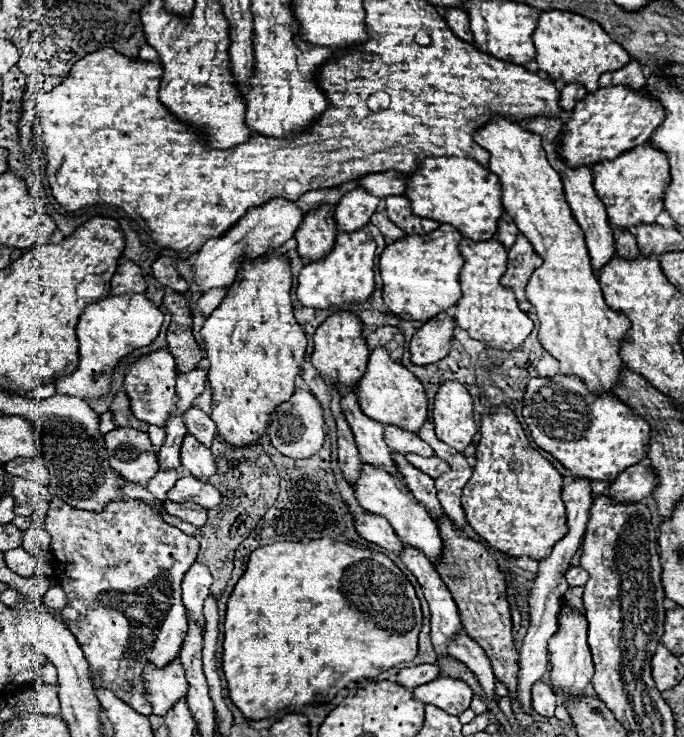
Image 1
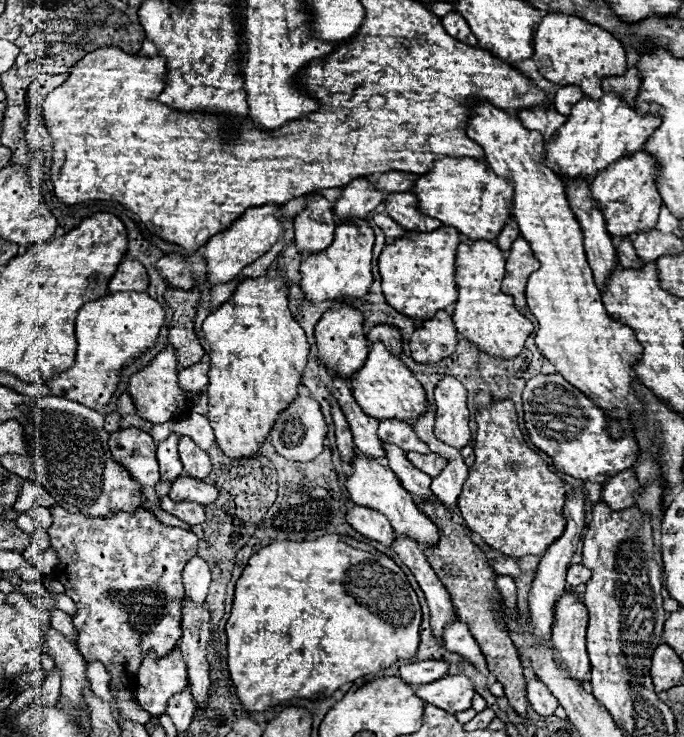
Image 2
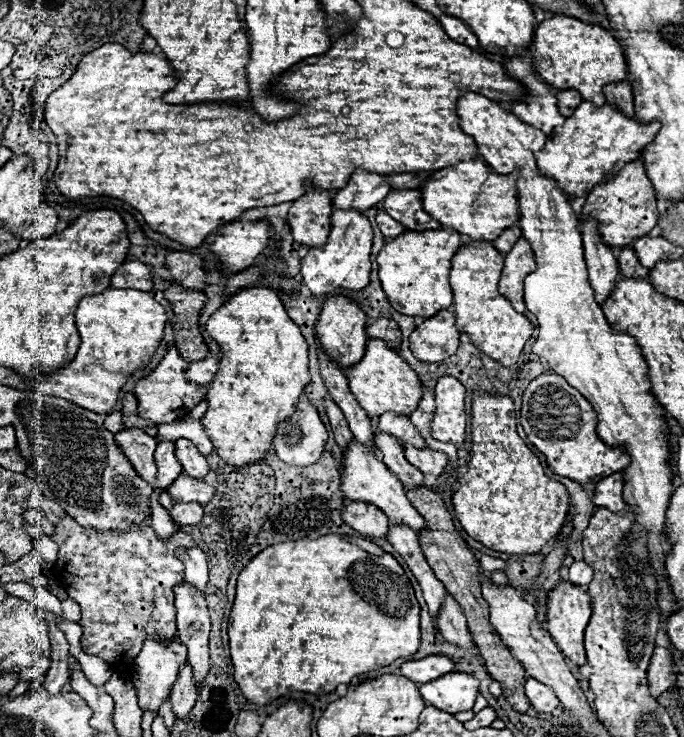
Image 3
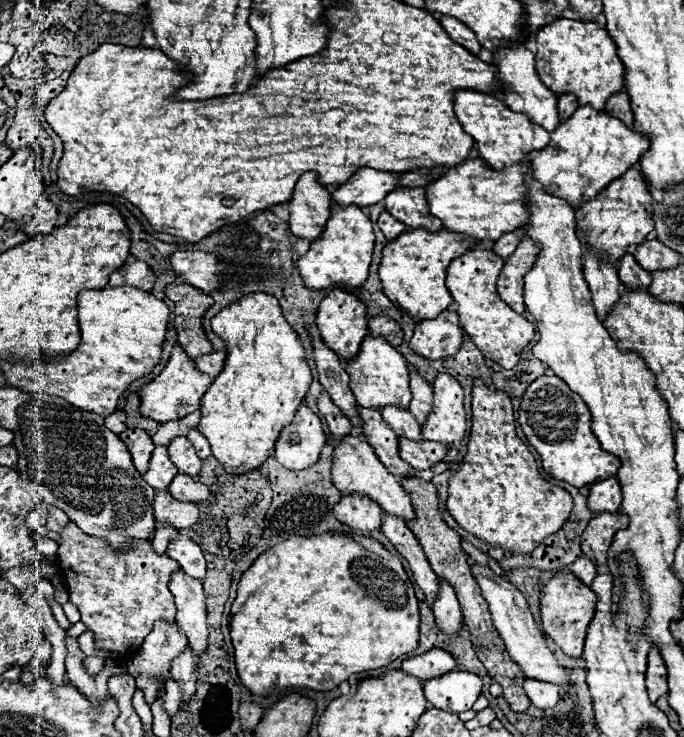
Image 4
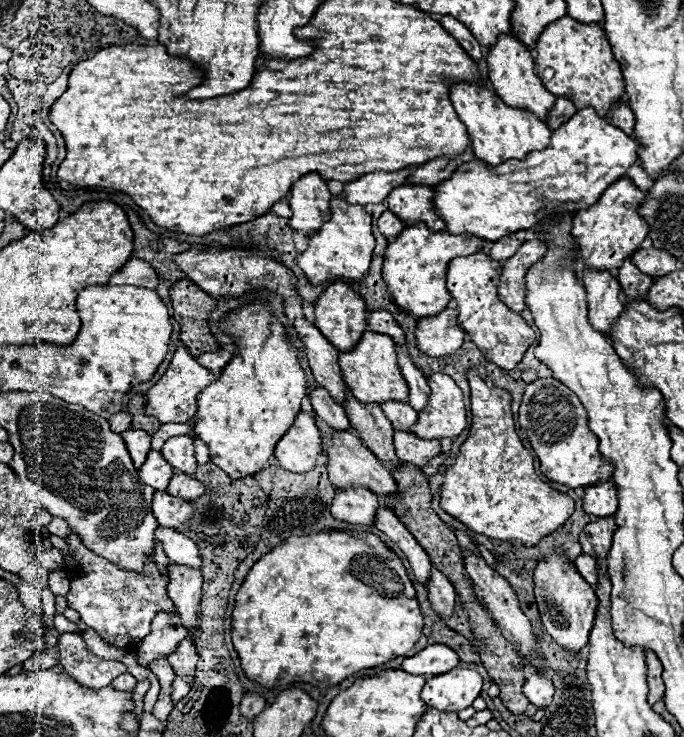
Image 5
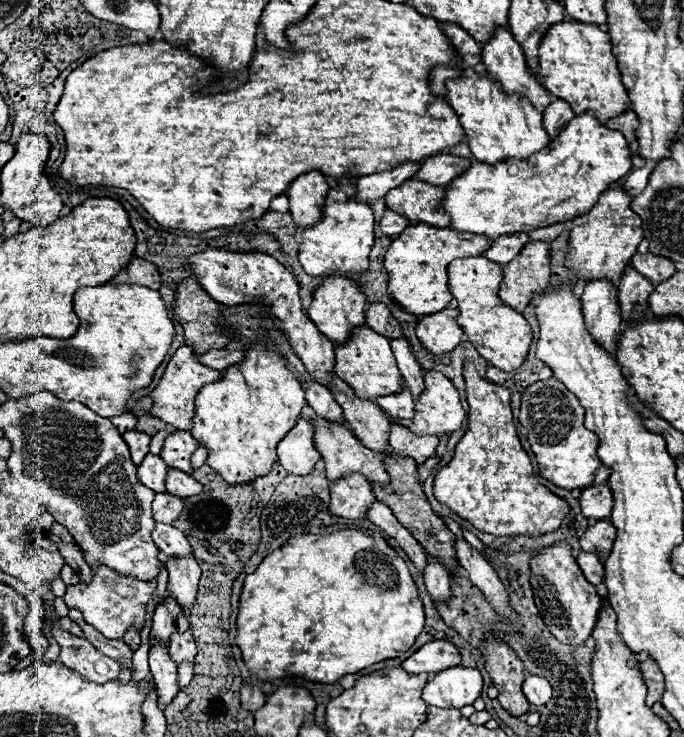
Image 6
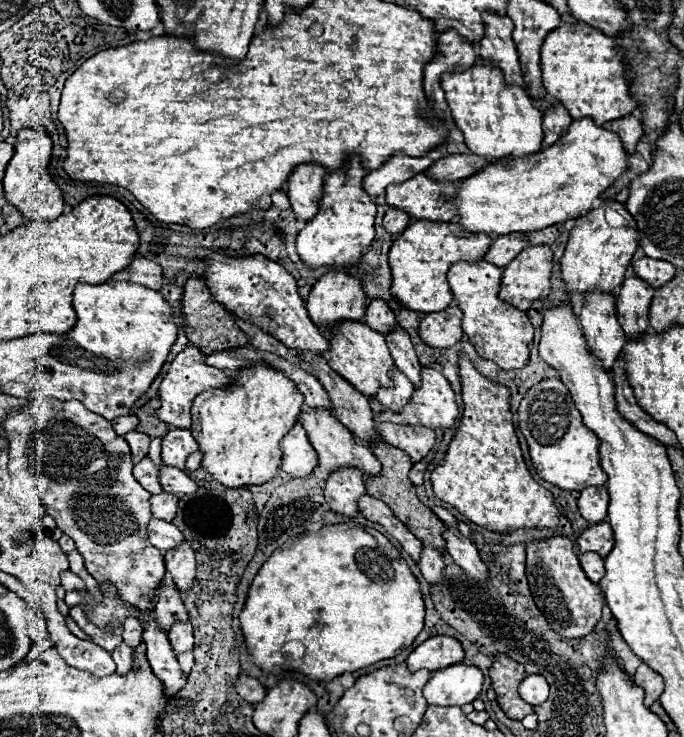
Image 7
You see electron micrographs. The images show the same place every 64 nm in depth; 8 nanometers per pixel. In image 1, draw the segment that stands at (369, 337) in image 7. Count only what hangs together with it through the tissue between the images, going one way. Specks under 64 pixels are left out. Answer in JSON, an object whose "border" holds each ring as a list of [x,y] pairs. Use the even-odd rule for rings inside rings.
{"border":[[[374,348],[370,352],[368,368],[358,384],[356,394],[362,412],[380,424],[394,424],[416,434],[422,422],[428,418],[428,396],[422,382],[402,364],[394,362],[384,348]]]}

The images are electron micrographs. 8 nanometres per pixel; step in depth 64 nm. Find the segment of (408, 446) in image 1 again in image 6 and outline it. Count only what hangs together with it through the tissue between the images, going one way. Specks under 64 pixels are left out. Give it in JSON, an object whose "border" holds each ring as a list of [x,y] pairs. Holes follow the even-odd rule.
{"border":[[[406,384],[400,394],[380,396],[380,398],[376,398],[376,402],[392,418],[398,418],[398,420],[412,420],[414,418],[414,402],[412,402],[412,394]]]}

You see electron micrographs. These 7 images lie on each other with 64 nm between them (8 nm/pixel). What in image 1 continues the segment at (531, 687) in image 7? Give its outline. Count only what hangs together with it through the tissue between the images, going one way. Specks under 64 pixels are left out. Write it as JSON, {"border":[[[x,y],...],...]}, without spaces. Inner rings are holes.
{"border":[[[536,682],[532,686],[532,706],[534,706],[534,712],[538,712],[540,716],[546,716],[546,718],[552,718],[556,704],[558,704],[558,696],[552,694],[552,688],[548,684]]]}

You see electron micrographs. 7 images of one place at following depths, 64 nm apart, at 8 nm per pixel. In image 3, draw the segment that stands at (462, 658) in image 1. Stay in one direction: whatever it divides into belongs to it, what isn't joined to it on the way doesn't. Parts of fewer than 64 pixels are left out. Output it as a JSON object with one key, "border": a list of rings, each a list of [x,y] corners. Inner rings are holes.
{"border":[[[448,594],[442,610],[440,610],[440,634],[444,636],[446,642],[450,642],[452,646],[458,646],[462,650],[468,650],[468,652],[474,652],[478,654],[474,642],[472,642],[472,636],[470,636],[470,630],[466,626],[466,618],[460,610],[460,606],[454,602],[454,598]]]}

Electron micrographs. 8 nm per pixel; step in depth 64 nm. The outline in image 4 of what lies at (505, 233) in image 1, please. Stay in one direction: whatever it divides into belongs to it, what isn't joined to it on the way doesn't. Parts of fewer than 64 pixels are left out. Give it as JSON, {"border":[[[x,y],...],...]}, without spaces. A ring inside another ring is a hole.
{"border":[[[518,228],[498,238],[494,242],[494,252],[498,256],[492,250],[488,250],[482,242],[478,242],[476,248],[472,248],[472,252],[466,252],[452,260],[452,264],[448,266],[448,276],[446,276],[446,286],[452,298],[458,302],[460,328],[464,330],[464,334],[468,334],[468,338],[478,346],[478,350],[486,358],[494,360],[496,364],[508,370],[516,366],[526,344],[534,340],[534,326],[524,316],[516,314],[506,302],[500,300],[496,292],[496,280],[504,266],[504,258],[508,258],[514,252],[514,248],[520,244],[524,236],[526,236],[526,230]]]}

